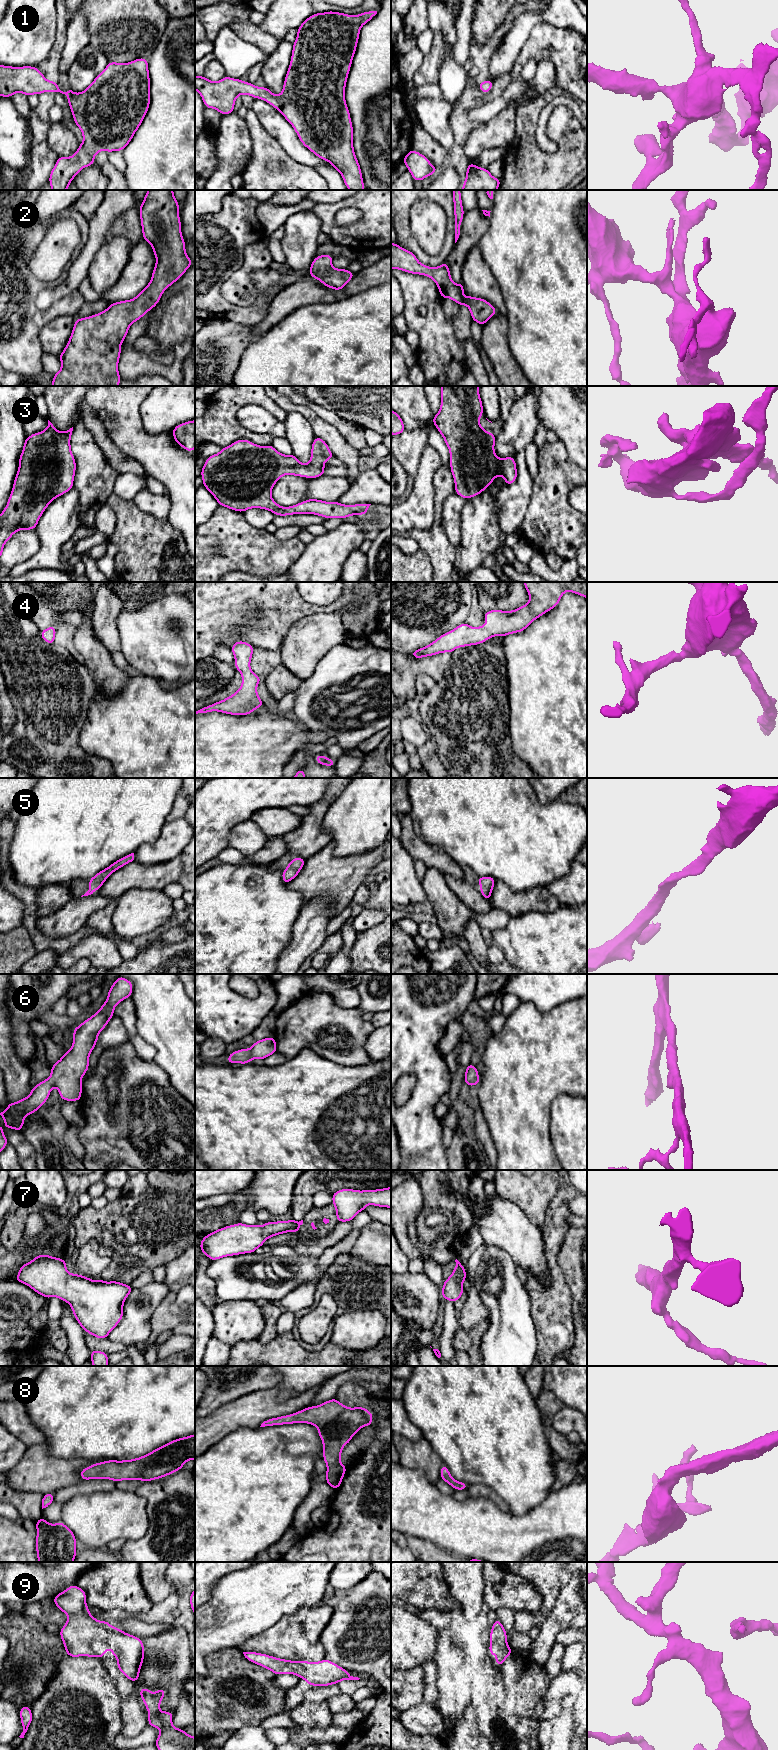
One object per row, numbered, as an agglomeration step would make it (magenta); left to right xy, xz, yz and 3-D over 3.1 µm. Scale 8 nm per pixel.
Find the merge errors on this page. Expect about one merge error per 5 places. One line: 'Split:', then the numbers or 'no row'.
Split: no row

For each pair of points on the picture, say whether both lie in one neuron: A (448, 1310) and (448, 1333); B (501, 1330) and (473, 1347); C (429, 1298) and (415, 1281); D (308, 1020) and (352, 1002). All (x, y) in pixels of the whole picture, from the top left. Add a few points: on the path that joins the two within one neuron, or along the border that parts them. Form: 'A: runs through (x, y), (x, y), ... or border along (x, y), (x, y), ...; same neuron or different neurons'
A: runs through (448, 1316), (448, 1327); same neuron
B: border along (480, 1342), (480, 1353), (482, 1355); different neurons
C: runs through (425, 1294), (416, 1285); same neuron
D: border along (331, 994), (341, 1007), (357, 1008); different neurons

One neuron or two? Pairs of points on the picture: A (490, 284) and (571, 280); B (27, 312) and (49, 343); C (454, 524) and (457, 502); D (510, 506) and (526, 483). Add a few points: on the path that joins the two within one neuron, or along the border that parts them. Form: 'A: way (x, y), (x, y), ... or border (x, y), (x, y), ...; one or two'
A: border (486, 264), (499, 286), (506, 306); two
B: border (58, 315), (50, 320), (39, 334), (43, 352); two
C: way (454, 519), (454, 507); one
D: way (513, 500), (521, 489); one

